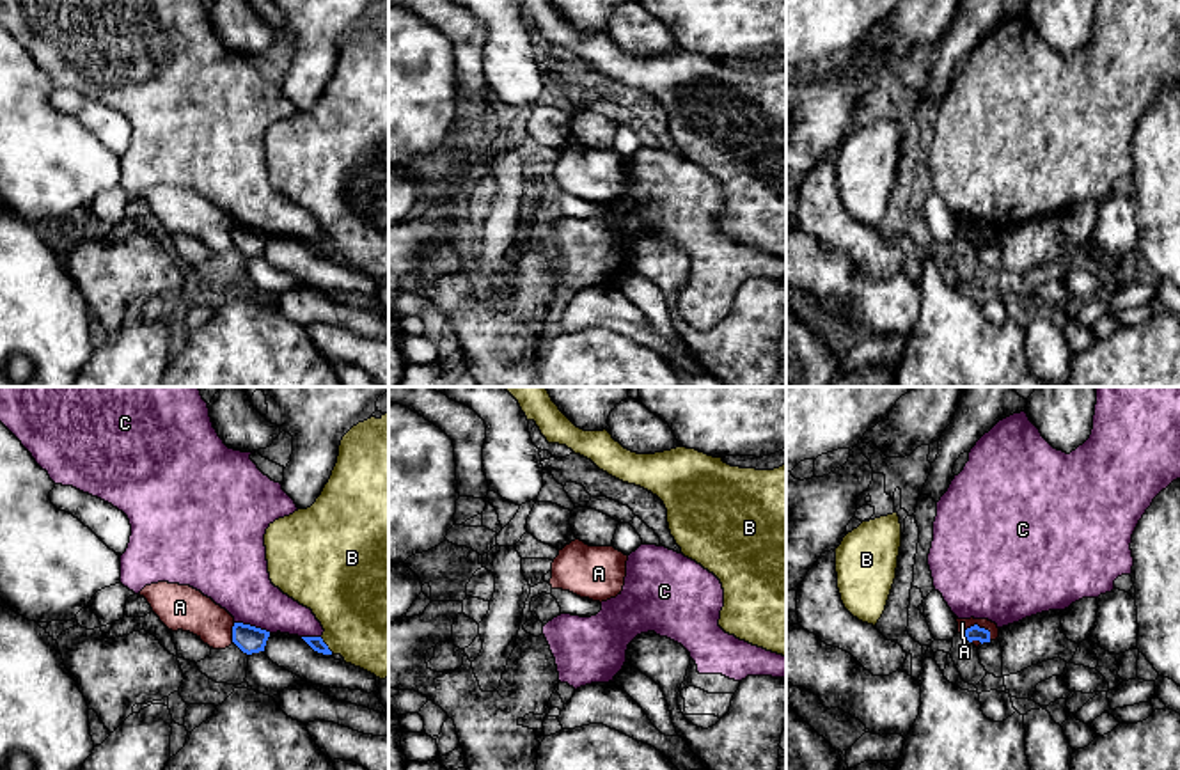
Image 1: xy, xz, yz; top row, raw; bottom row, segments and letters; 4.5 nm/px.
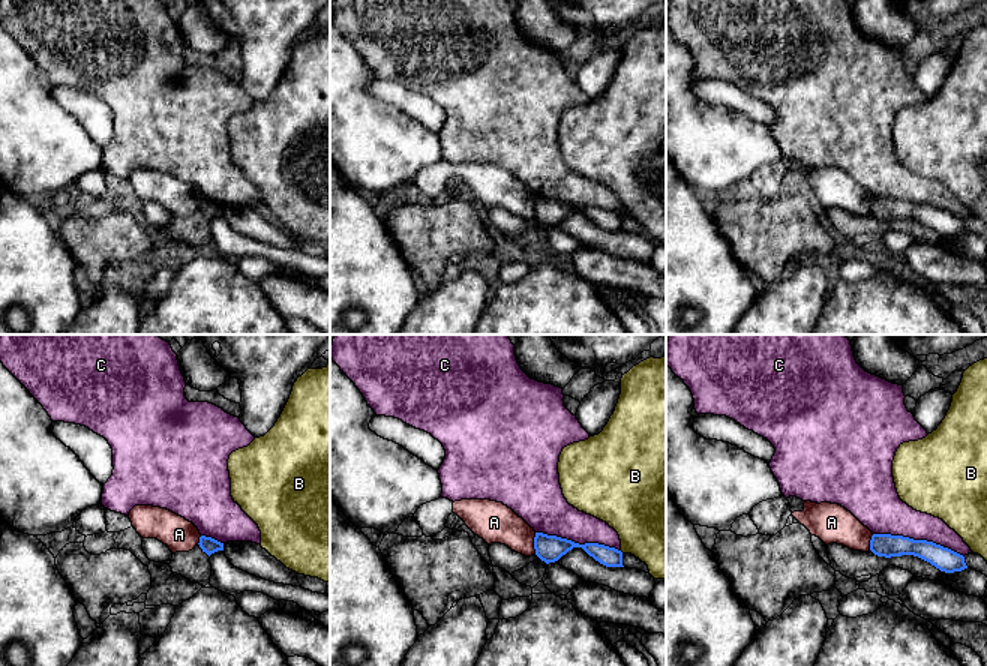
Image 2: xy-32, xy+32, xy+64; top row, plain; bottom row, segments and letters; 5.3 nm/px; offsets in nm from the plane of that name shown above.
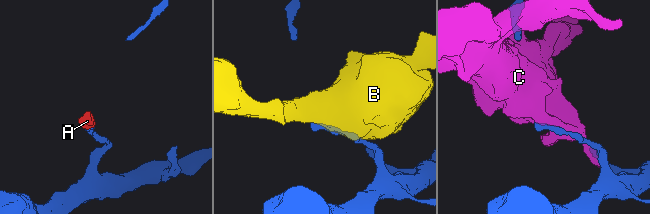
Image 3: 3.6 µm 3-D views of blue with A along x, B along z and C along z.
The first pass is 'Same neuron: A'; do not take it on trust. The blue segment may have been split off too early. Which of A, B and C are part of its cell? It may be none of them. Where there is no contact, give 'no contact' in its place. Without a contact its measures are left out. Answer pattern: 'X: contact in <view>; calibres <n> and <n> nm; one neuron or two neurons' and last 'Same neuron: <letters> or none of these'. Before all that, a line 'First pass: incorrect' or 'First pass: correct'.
First pass: incorrect
A: contact in yz; calibres 70 and 50 nm; two neurons
B: contact in xy; calibres 60 and 460 nm; two neurons
C: contact in xy; calibres 120 and 300 nm; two neurons
Same neuron: none of these

